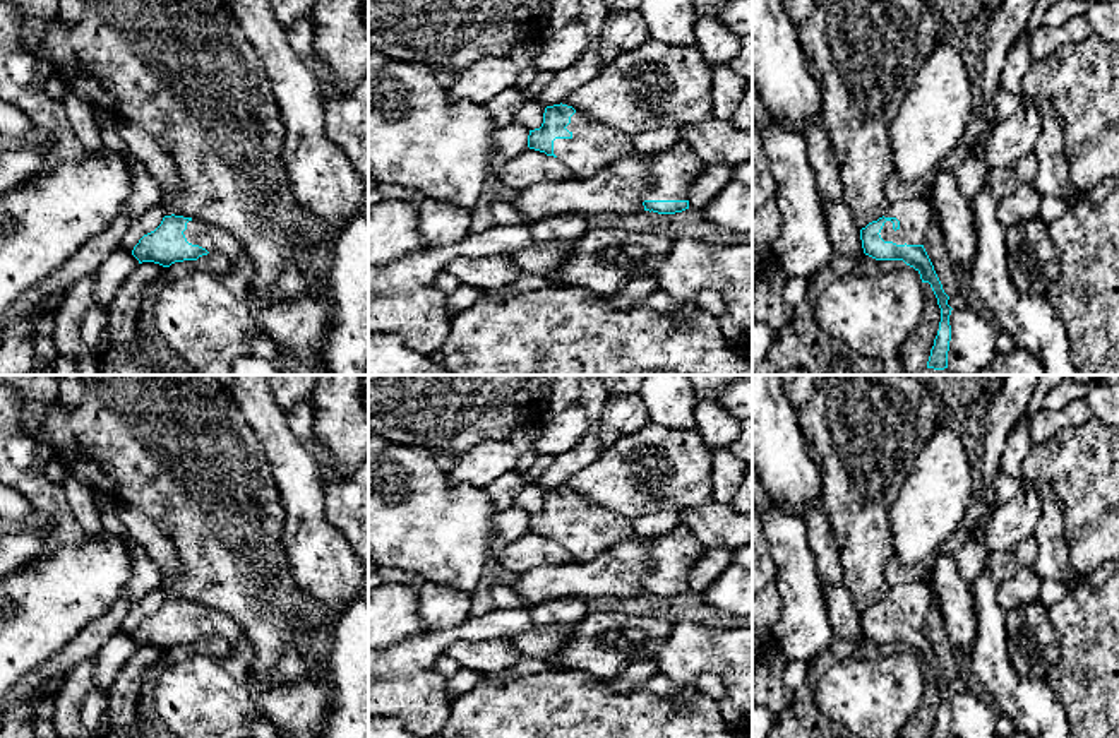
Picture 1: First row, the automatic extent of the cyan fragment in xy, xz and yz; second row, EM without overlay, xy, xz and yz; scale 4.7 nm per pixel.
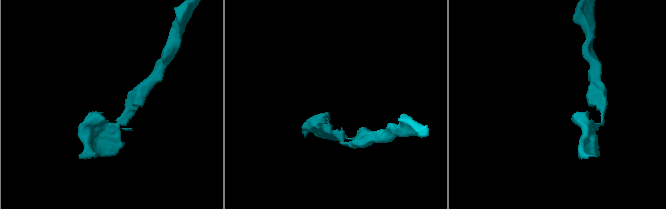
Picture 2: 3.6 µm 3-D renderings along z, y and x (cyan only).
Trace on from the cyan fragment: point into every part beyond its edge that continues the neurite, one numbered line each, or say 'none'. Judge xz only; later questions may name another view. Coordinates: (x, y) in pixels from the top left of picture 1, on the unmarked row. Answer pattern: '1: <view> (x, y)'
1: xz (593, 529)

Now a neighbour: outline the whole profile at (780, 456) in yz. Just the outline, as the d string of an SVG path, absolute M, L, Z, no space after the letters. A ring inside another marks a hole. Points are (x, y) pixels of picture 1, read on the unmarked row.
M752 375L752 466L769 500L792 515L804 517L812 505L821 503L821 476L812 462L795 409L783 390L781 375Z

